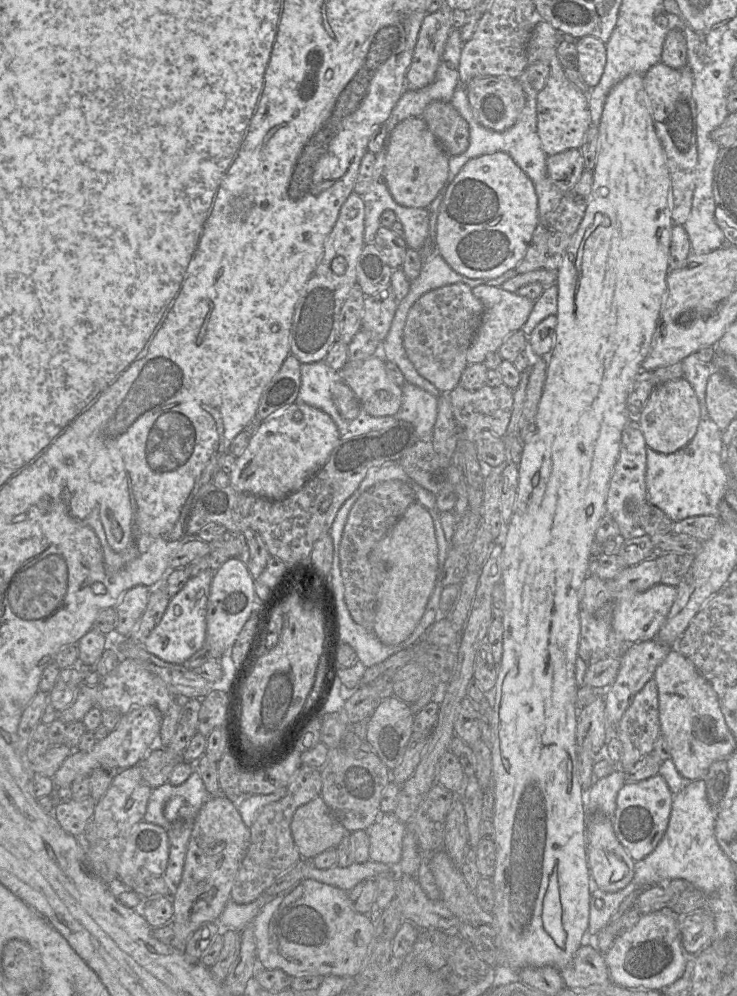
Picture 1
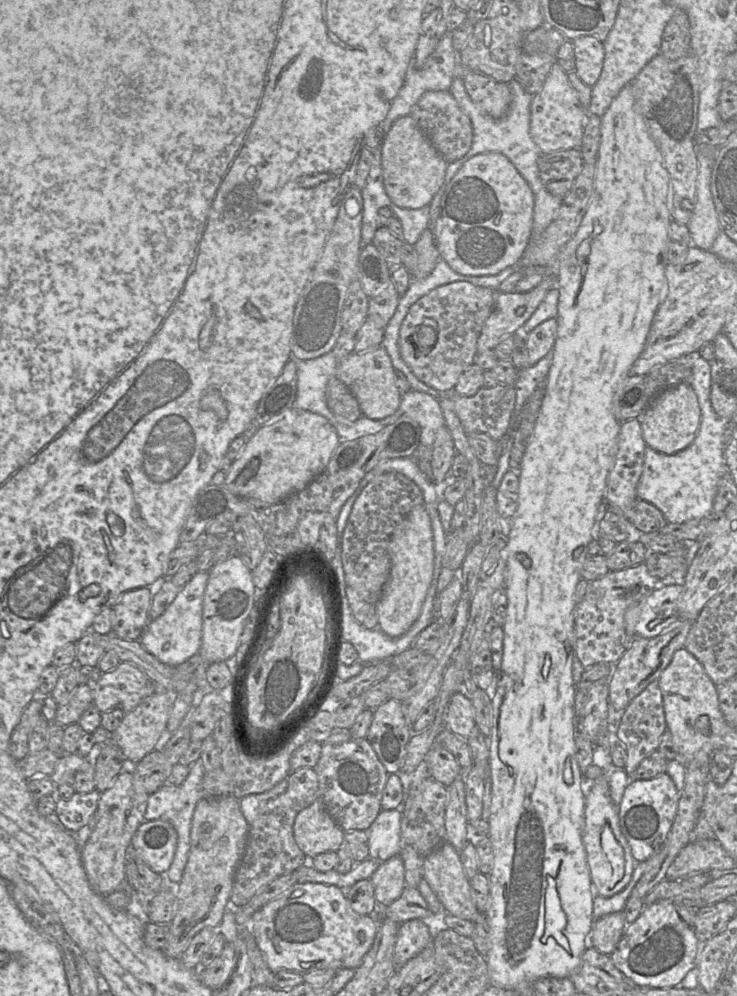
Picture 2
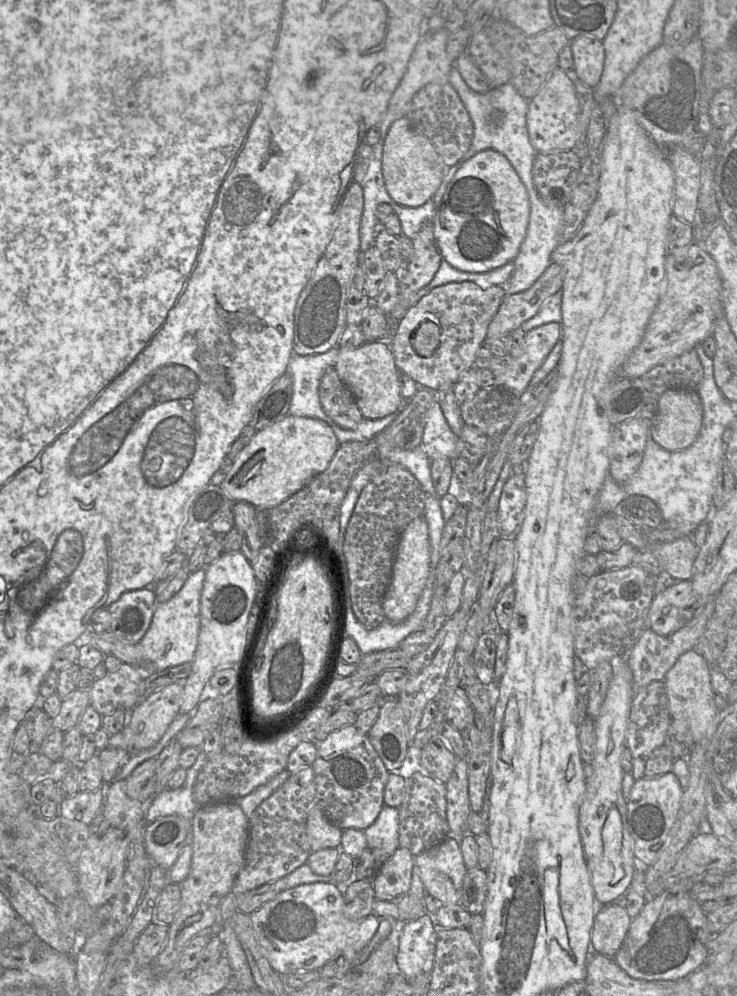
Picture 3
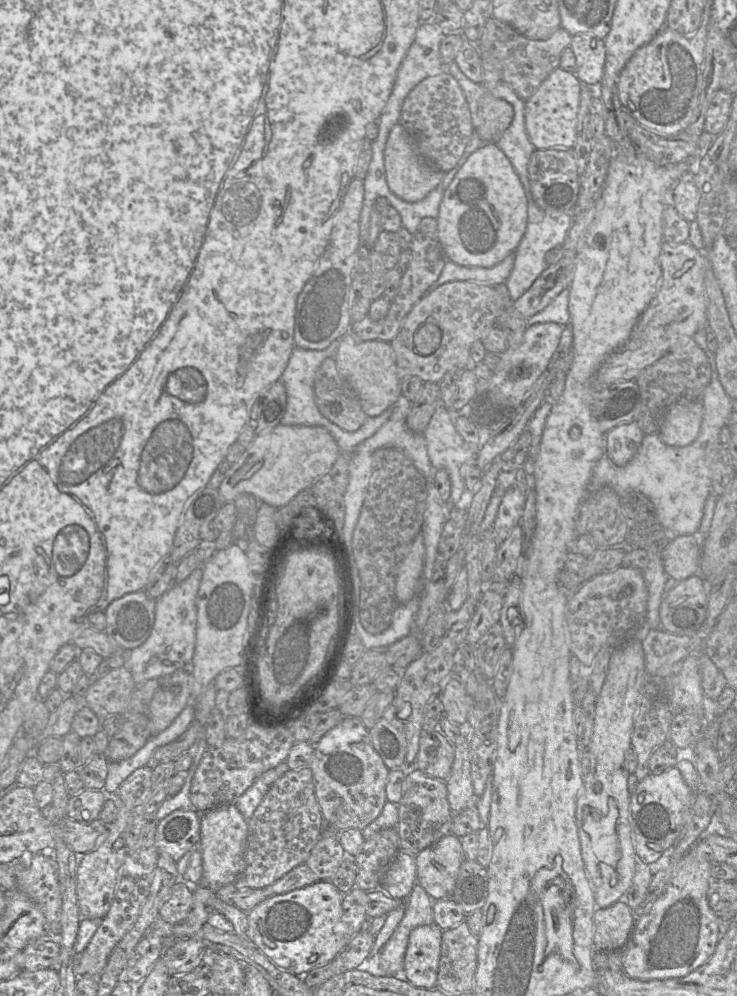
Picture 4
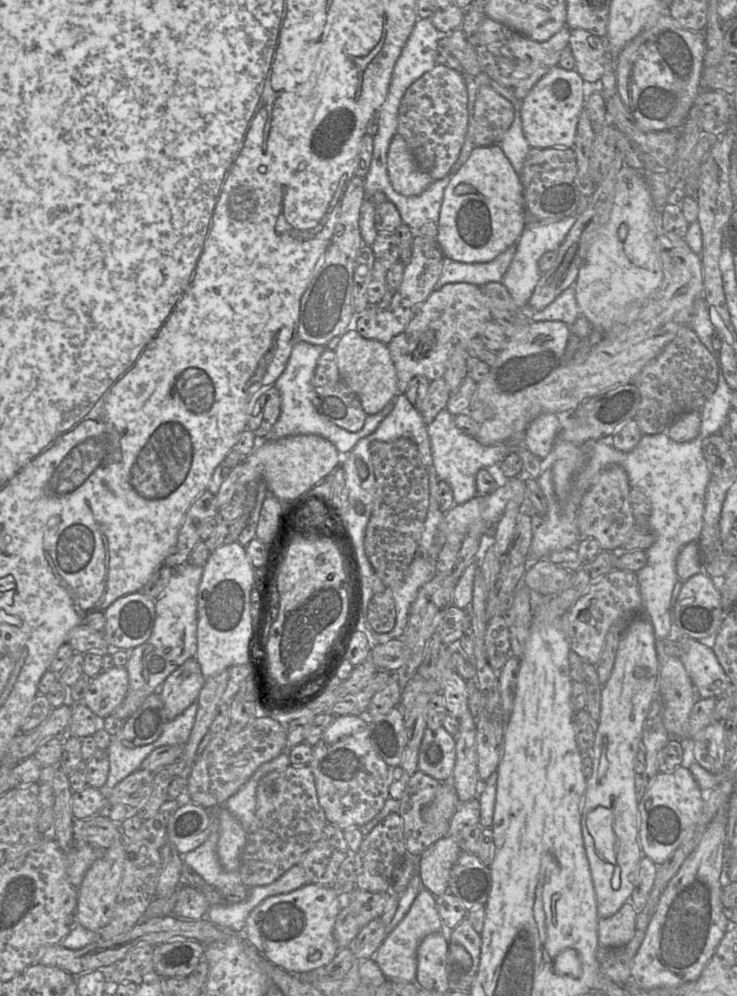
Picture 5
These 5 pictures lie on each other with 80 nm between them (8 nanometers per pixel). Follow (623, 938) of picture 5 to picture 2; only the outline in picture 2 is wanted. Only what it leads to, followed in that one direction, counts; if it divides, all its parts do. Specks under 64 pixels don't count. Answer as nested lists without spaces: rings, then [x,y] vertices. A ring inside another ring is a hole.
[[[623,911],[601,917],[594,923],[591,930],[592,946],[610,956],[616,949],[627,925]]]

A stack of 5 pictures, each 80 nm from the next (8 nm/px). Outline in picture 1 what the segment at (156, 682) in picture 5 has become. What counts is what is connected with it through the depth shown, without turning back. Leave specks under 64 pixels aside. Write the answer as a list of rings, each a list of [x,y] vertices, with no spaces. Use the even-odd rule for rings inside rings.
[[[206,569],[190,577],[184,587],[170,599],[160,622],[143,641],[149,653],[169,663],[183,664],[204,646],[207,605],[214,572]]]

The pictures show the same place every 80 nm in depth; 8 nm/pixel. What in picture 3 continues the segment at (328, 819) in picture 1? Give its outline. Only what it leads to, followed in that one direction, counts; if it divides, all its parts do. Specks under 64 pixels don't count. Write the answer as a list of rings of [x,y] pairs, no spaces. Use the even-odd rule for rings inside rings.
[[[316,805],[310,812],[306,823],[306,835],[310,852],[316,852],[325,848],[339,848],[342,839],[342,831],[331,823]]]

